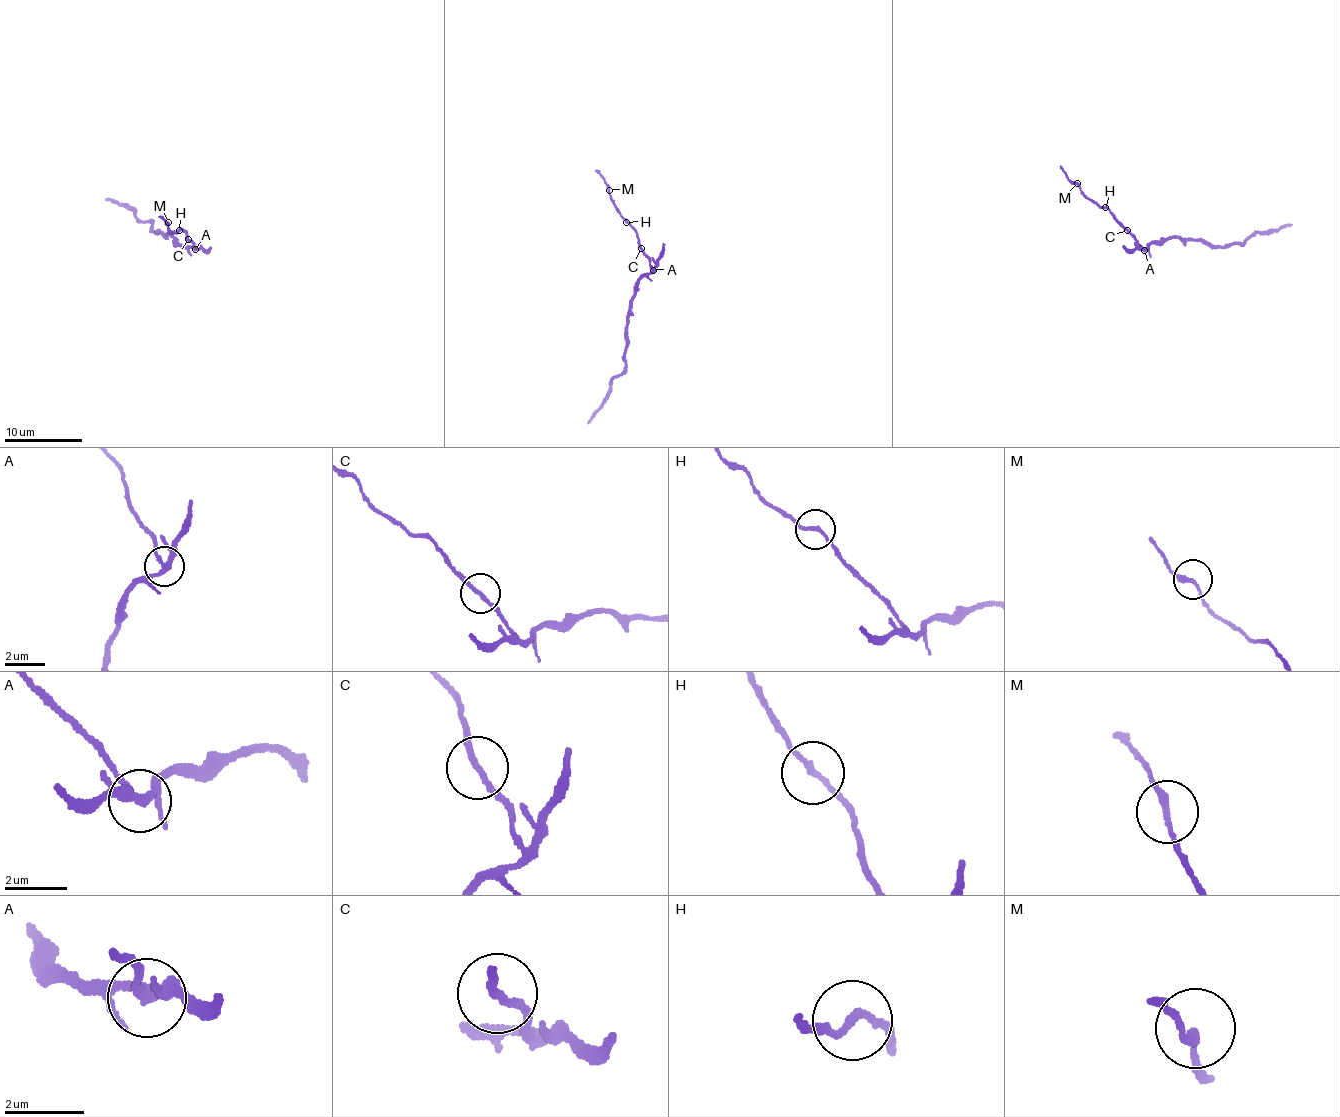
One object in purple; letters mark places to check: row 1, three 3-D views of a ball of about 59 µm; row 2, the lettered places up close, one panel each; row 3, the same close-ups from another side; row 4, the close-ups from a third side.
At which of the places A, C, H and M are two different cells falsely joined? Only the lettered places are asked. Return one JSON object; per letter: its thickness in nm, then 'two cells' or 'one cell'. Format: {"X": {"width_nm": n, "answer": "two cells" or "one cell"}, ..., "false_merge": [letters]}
{"A": {"width_nm": 300, "answer": "two cells"}, "C": {"width_nm": 170, "answer": "one cell"}, "H": {"width_nm": 170, "answer": "one cell"}, "M": {"width_nm": 190, "answer": "one cell"}, "false_merge": ["A"]}

